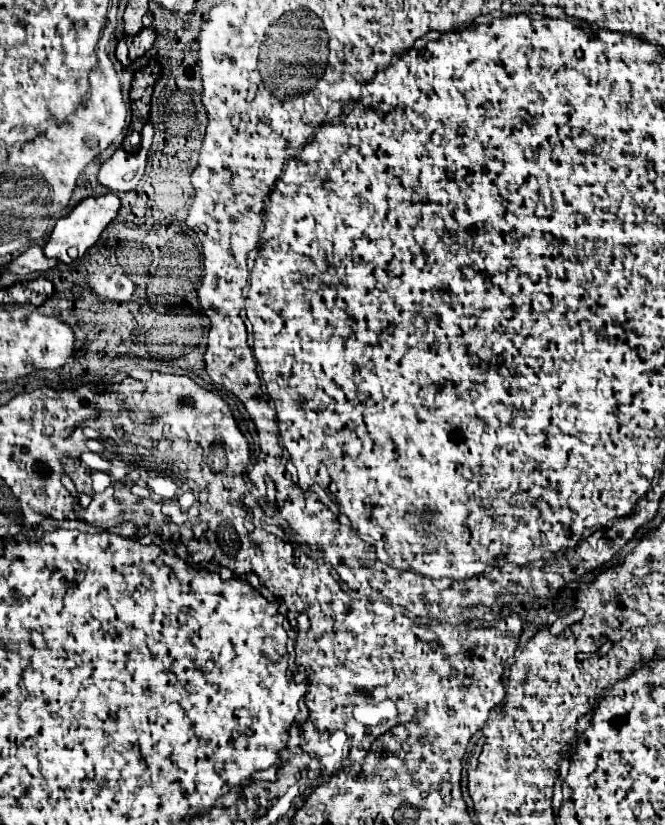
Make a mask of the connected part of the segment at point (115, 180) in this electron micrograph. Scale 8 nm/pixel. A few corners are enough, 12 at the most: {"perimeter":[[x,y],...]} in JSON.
{"perimeter":[[154,123],[136,151],[116,149],[98,181],[114,193],[134,189],[146,171]]}

